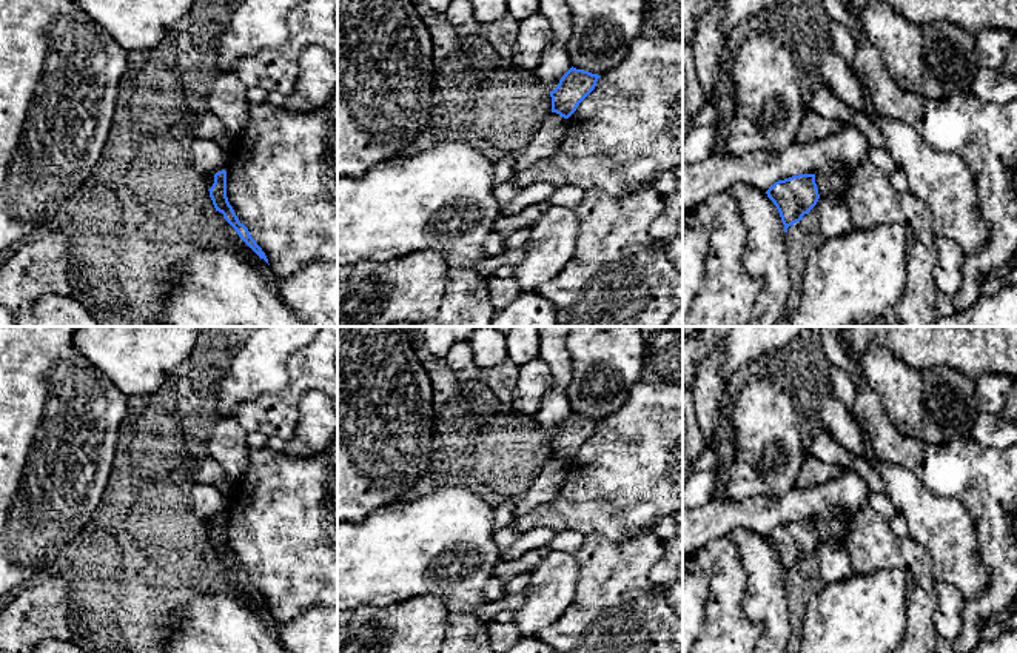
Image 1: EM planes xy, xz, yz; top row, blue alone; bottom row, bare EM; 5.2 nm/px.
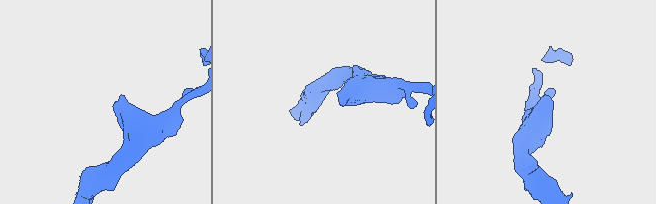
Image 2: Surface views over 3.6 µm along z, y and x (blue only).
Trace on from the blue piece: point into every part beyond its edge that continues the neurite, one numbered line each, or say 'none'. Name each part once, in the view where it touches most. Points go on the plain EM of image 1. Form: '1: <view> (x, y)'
none

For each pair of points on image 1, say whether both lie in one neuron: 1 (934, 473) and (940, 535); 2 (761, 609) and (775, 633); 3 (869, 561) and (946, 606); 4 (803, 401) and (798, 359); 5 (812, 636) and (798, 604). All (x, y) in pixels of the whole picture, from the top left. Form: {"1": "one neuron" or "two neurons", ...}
{"1": "two neurons", "2": "one neuron", "3": "two neurons", "4": "one neuron", "5": "two neurons"}

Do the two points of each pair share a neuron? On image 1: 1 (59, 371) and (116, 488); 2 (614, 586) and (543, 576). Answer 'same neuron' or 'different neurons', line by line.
1: same neuron
2: different neurons

